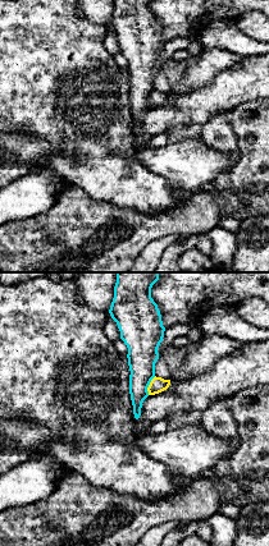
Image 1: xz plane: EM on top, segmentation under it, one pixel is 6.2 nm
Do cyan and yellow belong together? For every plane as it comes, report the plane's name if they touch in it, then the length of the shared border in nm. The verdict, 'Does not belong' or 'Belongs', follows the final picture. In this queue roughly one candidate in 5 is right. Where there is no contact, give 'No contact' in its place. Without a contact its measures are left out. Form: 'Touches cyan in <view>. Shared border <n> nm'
Touches cyan in xz. Shared border 130 nm

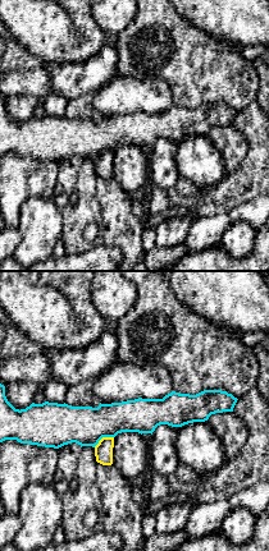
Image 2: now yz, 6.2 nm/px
Touches cyan in yz. Shared border 140 nm

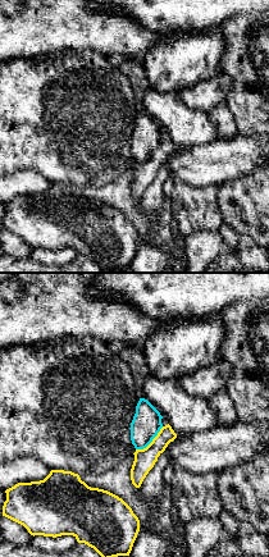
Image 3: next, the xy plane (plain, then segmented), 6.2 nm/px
Touches cyan in xy. Shared border 220 nm

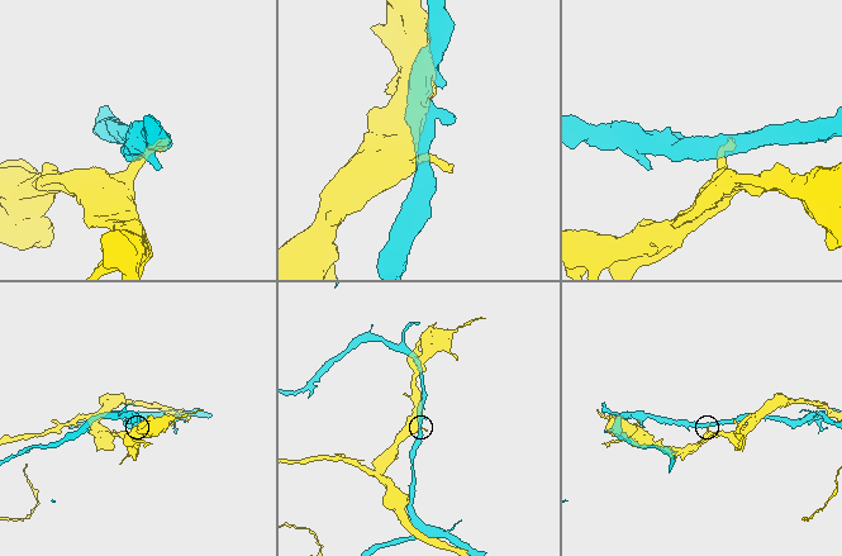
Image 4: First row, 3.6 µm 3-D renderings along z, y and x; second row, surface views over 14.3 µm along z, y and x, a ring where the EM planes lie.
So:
Does not belong

